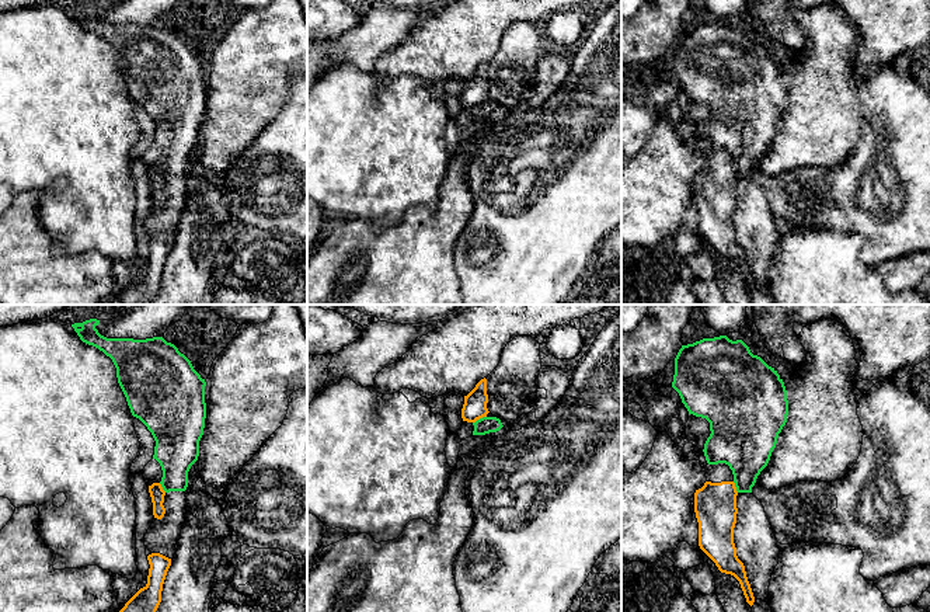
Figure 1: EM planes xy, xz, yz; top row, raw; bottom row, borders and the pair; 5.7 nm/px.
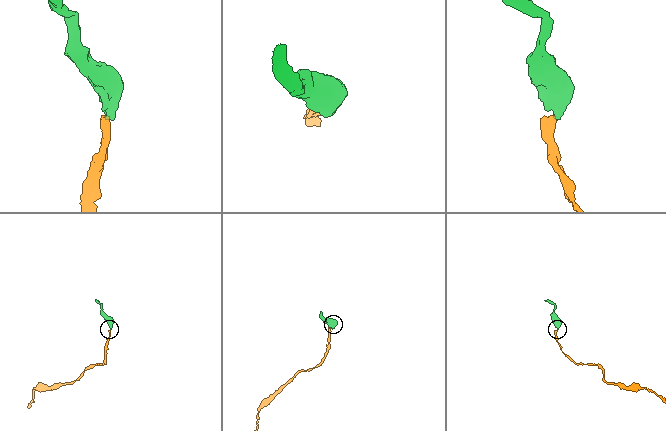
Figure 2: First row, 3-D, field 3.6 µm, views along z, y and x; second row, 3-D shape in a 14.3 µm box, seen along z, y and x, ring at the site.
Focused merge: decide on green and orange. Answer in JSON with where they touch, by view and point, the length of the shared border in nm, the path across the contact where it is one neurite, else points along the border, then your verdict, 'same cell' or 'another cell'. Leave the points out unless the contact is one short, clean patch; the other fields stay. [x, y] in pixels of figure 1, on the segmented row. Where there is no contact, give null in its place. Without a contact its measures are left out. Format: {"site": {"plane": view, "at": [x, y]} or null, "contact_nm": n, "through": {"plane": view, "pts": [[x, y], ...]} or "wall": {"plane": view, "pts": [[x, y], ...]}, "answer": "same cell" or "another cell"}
{"site": {"plane": "xz", "at": [480, 418]}, "contact_nm": 90, "wall": {"plane": "xz", "pts": [[486, 416], [473, 423]]}, "answer": "another cell"}

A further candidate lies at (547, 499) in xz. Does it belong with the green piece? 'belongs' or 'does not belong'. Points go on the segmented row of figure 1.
does not belong

